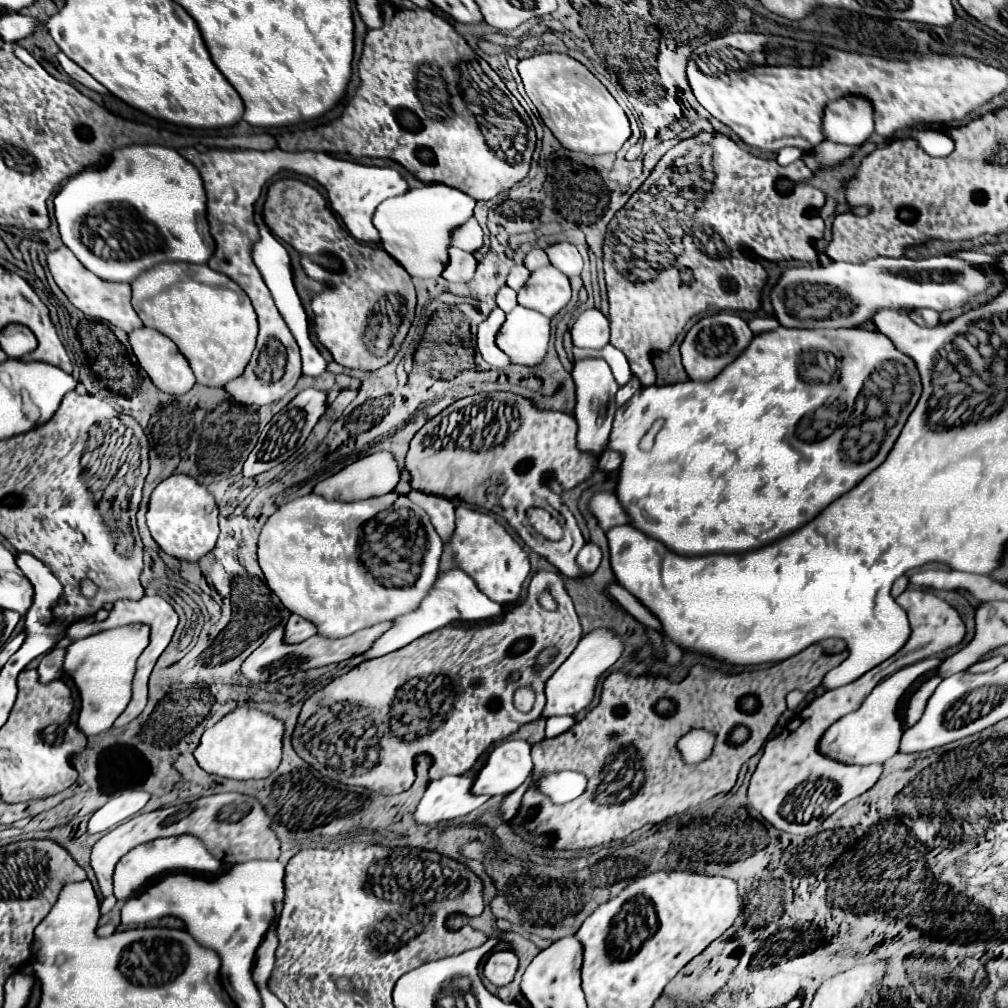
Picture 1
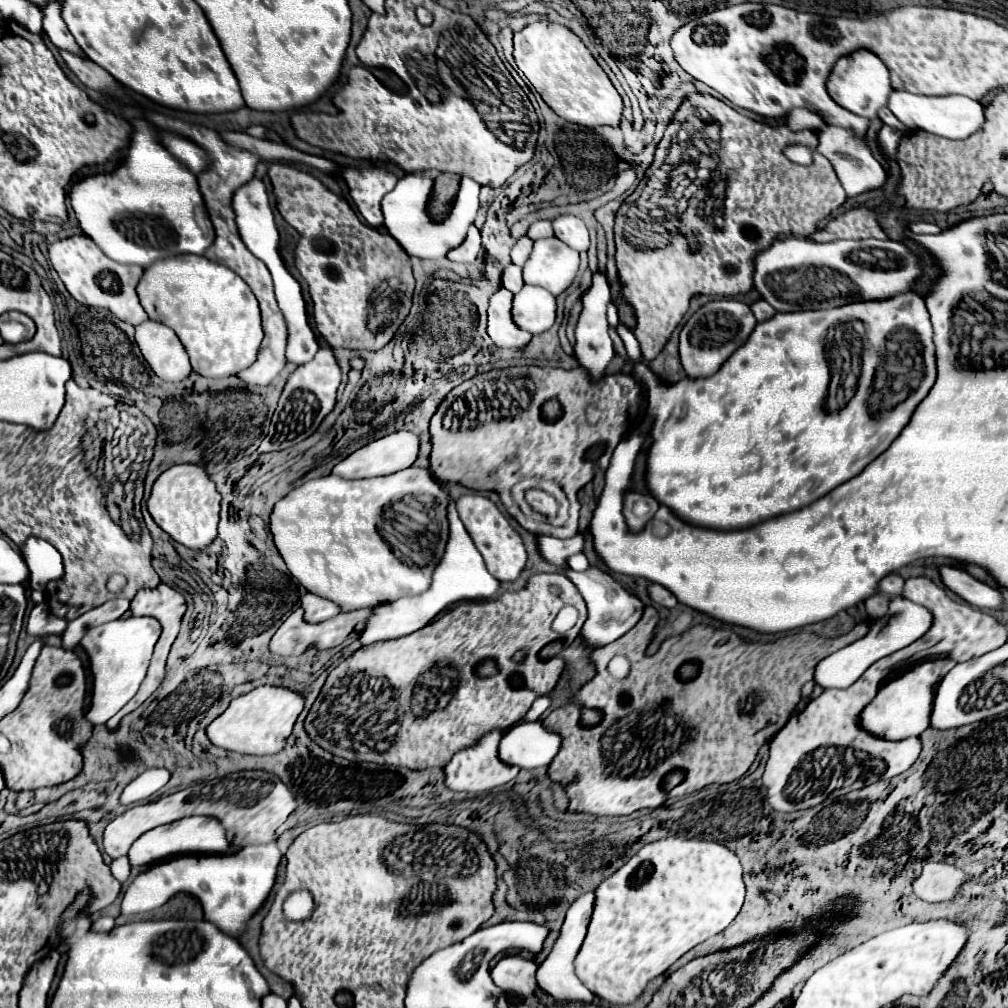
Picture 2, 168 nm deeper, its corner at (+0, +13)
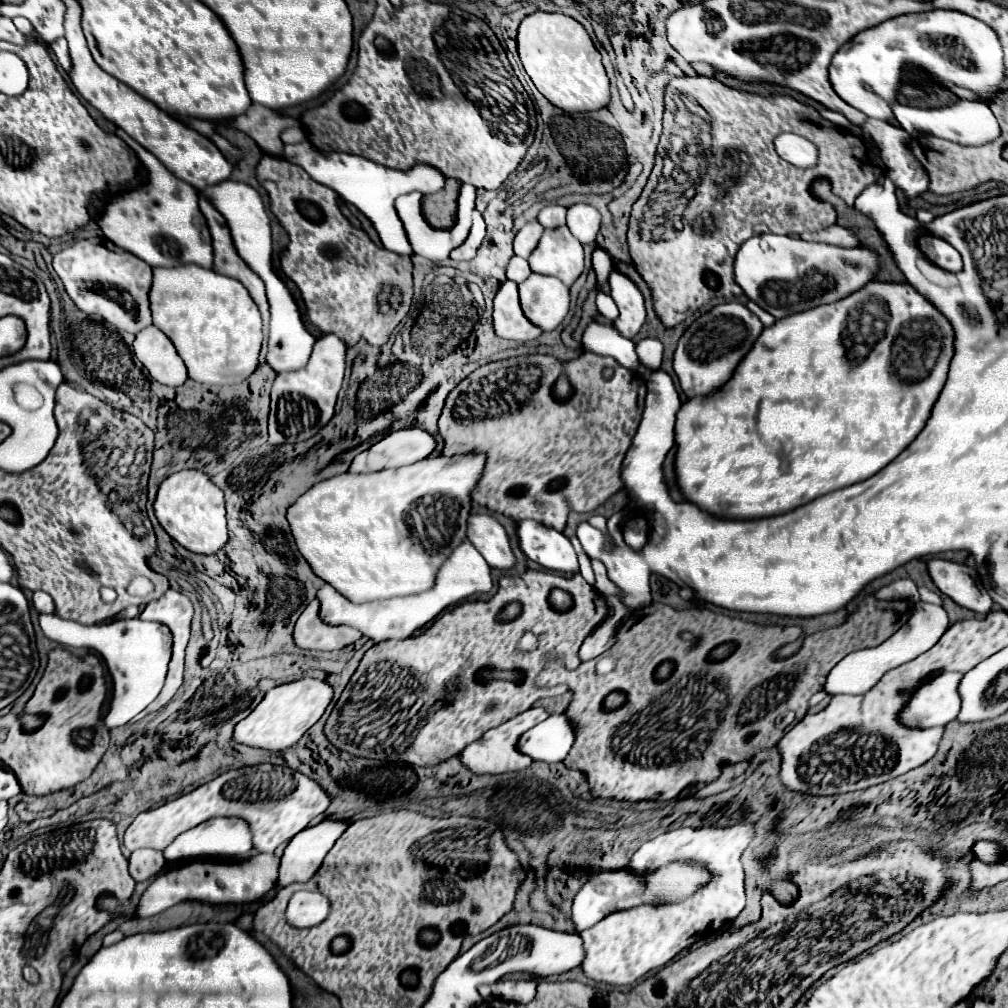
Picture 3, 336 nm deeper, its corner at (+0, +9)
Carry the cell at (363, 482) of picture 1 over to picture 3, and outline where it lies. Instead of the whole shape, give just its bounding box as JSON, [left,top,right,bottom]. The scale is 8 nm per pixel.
[349,428,437,472]

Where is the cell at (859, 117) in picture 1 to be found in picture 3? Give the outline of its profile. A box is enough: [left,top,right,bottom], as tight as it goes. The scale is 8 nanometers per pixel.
[829,10,1005,122]

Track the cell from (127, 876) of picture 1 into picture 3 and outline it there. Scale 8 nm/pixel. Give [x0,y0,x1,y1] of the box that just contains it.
[163,816,253,862]

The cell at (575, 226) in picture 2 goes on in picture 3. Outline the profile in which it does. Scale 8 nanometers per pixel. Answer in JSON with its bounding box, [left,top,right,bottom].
[567,204,601,244]

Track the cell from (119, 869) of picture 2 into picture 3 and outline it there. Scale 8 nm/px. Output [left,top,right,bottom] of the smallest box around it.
[129,848,169,882]

